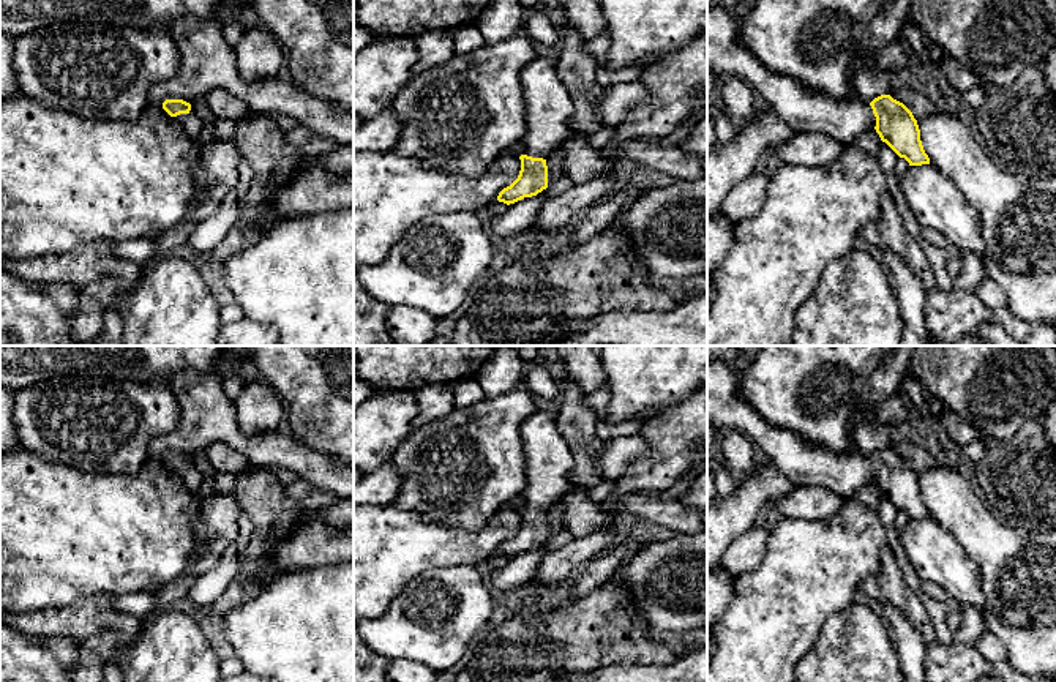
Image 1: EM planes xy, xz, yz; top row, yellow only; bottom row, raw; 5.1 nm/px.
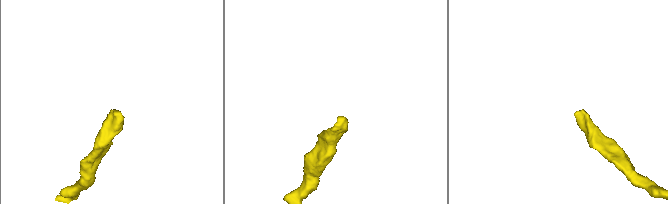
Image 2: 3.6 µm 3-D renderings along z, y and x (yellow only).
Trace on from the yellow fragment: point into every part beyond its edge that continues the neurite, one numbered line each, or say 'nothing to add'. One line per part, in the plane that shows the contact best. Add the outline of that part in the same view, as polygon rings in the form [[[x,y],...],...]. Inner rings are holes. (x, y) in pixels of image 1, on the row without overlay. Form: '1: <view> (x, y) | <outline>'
1: yz (804, 463) | [[[707,360],[707,428],[736,429],[758,444],[794,486],[821,486],[843,499],[874,483],[876,470],[859,450],[837,455],[797,433],[767,423],[737,390],[739,373]]]

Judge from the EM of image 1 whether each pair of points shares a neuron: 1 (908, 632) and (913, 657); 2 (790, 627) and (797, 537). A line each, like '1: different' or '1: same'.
1: same
2: same

